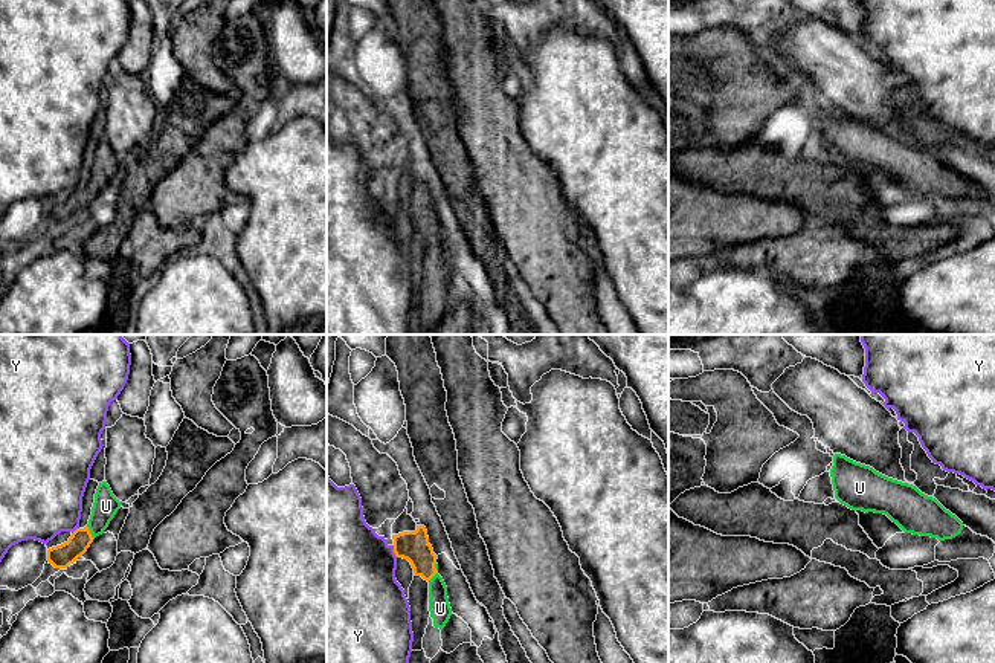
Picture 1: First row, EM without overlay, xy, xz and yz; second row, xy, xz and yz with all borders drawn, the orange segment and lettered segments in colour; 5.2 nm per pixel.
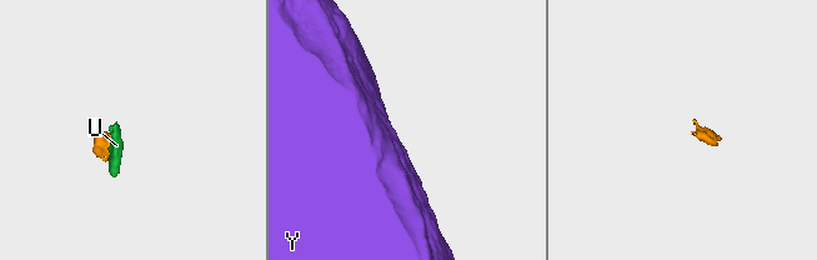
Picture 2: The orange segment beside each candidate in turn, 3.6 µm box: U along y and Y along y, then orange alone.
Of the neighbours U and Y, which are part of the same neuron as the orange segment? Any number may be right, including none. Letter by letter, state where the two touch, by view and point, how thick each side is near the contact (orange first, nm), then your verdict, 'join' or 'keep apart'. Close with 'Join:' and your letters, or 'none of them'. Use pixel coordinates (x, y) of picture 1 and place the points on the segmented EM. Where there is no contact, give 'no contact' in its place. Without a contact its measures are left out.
U: contact xz (437, 572); calibres 160 and 110 nm; join
Y: contact xz (394, 552); calibres 160 and 460 nm; keep apart
Join: U

